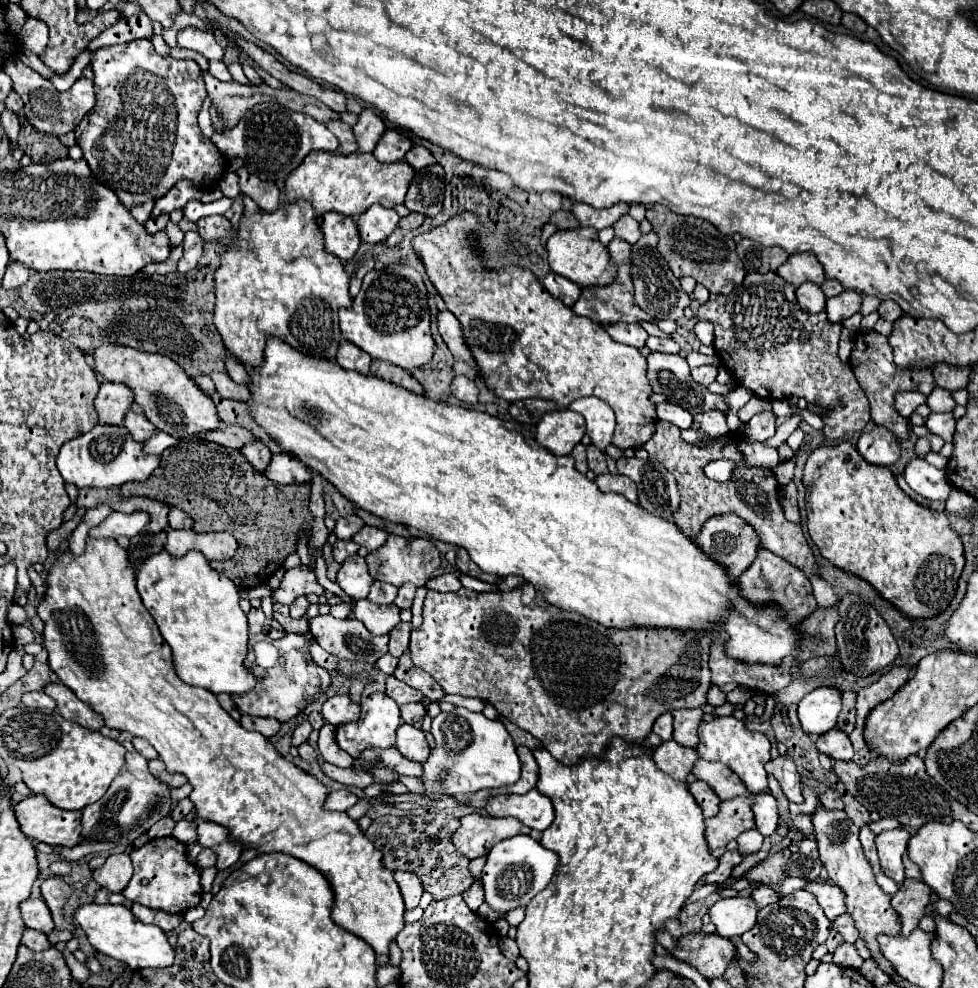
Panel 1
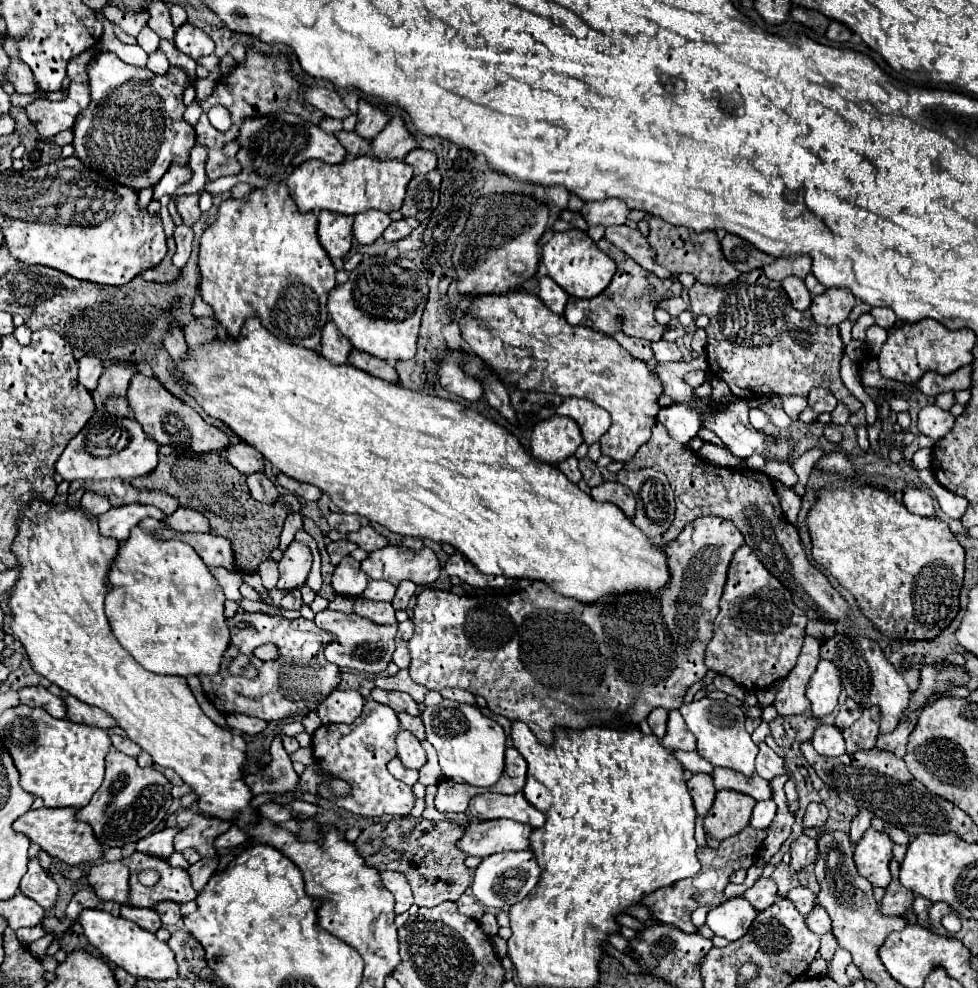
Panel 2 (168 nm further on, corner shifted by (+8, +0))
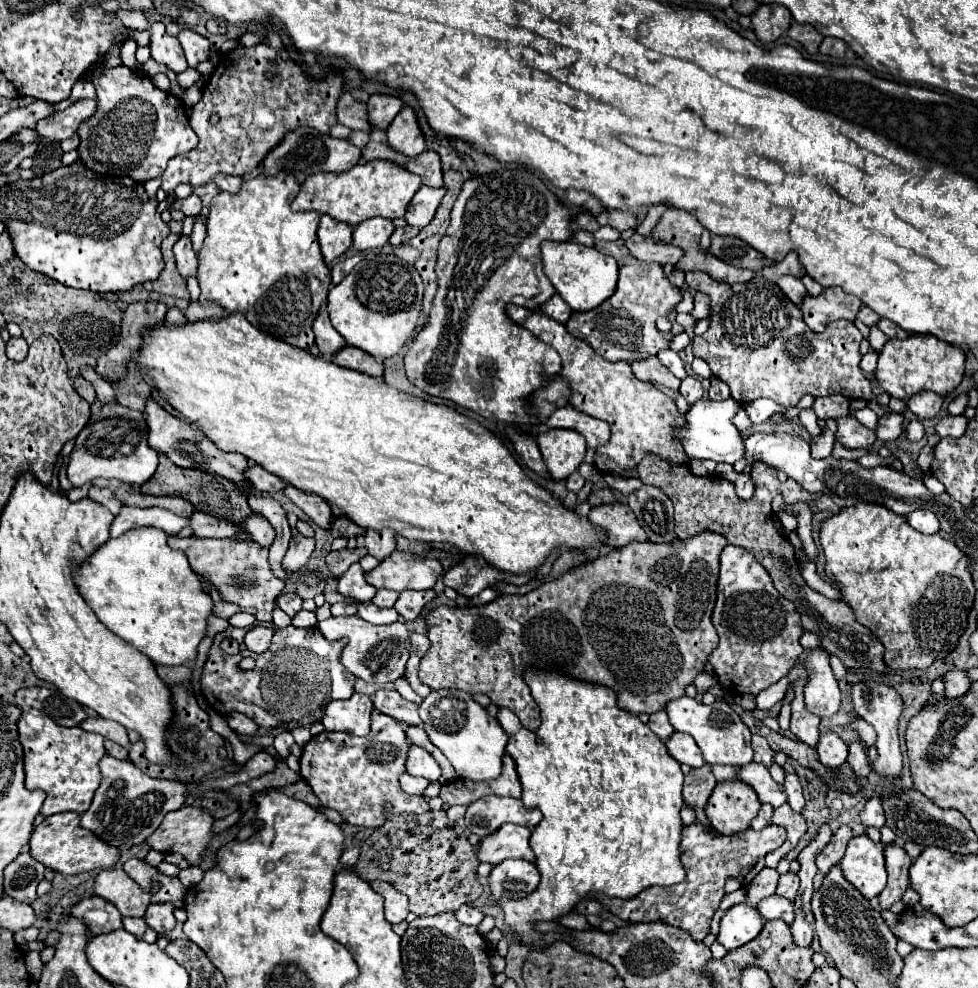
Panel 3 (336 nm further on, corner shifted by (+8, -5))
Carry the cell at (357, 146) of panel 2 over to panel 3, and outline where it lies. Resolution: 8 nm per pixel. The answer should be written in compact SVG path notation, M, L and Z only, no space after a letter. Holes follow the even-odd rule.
M374 129L370 133L370 143L362 149L362 161L372 161L372 159L388 159L398 165L406 165L408 157L404 157L398 151L392 151L392 147L386 141L386 131Z

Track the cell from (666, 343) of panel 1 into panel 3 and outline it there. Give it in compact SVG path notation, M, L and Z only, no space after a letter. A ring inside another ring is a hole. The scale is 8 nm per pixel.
M664 349L664 351L660 351L658 359L660 359L660 363L662 363L672 375L676 375L678 379L684 379L684 377L686 377L684 363L682 363L682 359L680 359L680 355L678 355L676 351L672 351L672 349Z

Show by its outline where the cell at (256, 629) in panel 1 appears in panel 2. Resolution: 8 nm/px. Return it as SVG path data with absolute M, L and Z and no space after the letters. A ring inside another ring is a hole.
M238 612L230 620L230 624L232 624L230 628L232 644L236 644L240 650L254 650L260 644L272 642L280 648L280 656L270 662L252 658L252 662L260 670L256 680L248 680L244 676L232 676L228 672L228 666L224 666L220 674L216 674L216 678L200 678L206 696L222 714L236 712L236 714L256 716L266 722L298 716L306 712L312 702L316 710L316 706L340 684L340 676L338 676L340 668L336 668L324 658L324 646L332 640L332 634L328 634L326 630L320 630L312 620L306 620L306 618L286 620L280 616ZM240 620L250 622L252 628L238 628L236 622Z

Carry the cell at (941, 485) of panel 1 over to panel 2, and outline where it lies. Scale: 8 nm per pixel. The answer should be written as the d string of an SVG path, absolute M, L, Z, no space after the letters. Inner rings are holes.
M908 484L904 488L904 500L902 502L912 514L918 514L918 516L932 516L934 514L932 496L924 488L916 488L916 486Z

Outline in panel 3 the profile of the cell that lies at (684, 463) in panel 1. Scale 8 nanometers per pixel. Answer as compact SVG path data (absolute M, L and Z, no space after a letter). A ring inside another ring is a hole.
M646 455L636 469L642 483L662 489L674 503L674 533L678 539L688 539L702 531L712 531L726 537L730 545L744 547L764 565L774 581L774 587L796 605L802 617L802 627L808 631L816 631L816 635L820 635L822 639L824 649L830 655L836 655L848 671L876 671L880 675L886 671L886 665L882 661L882 643L866 627L856 623L852 609L848 609L848 605L844 605L842 601L830 601L824 595L816 593L806 585L804 577L800 575L794 561L792 543L774 527L770 501L782 489L782 483L776 479L776 475L772 477L772 491L760 487L756 497L752 497L750 501L742 501L736 495L734 483L722 479L720 475L696 477L688 471L686 465L672 467L658 455Z

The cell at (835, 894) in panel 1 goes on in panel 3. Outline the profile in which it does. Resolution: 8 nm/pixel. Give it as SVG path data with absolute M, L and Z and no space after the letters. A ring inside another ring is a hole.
M770 895L758 903L758 913L762 913L764 919L780 919L782 917L782 921L792 923L794 903L788 903L788 899L780 899L778 895Z

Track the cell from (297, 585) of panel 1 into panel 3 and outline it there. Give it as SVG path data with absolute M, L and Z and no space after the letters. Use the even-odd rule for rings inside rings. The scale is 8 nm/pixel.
M294 535L290 539L288 553L286 553L284 561L282 561L284 563L284 569L286 571L292 571L292 573L304 569L306 567L306 561L312 555L312 551L314 551L314 539L304 537L304 535Z

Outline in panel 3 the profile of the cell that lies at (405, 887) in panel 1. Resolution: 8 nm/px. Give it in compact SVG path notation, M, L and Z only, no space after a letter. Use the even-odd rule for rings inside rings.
M372 881L370 887L384 897L384 909L386 909L386 921L388 923L400 923L408 915L408 897L400 895L390 883Z

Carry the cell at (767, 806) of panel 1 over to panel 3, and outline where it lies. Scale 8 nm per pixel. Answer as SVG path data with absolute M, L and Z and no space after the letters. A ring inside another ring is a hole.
M764 803L764 805L760 807L760 811L758 811L758 815L754 817L752 827L754 827L756 831L760 831L760 829L764 829L764 827L770 823L770 819L772 819L772 807L770 807L768 803Z

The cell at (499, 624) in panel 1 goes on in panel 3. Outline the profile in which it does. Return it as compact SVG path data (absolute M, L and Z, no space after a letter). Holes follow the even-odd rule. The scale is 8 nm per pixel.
M704 531L702 535L696 535L692 539L684 539L684 541L676 539L672 543L660 543L660 545L650 543L650 541L644 541L644 543L634 541L634 543L628 543L628 545L620 547L620 549L612 549L606 555L600 555L594 561L588 561L580 567L574 567L568 573L564 573L560 579L542 583L540 587L536 587L536 589L532 589L524 595L500 595L492 603L480 605L480 607L464 607L464 609L460 609L460 607L454 607L454 609L438 607L438 609L430 611L430 615L426 619L428 639L432 641L432 647L424 655L424 659L420 661L420 681L424 681L430 689L462 689L462 691L468 691L470 695L484 693L492 699L492 703L496 707L508 707L510 711L514 711L528 731L536 731L538 725L540 725L540 721L534 721L534 719L540 717L538 715L540 713L538 705L532 699L530 687L524 683L524 677L522 677L522 671L528 669L528 667L554 669L554 671L566 673L566 675L582 679L582 681L592 681L592 683L612 687L618 693L618 705L624 711L630 711L634 715L640 715L640 713L652 715L656 711L662 711L668 701L682 697L686 685L692 683L694 677L704 671L704 663L706 663L710 651L714 651L714 647L718 643L718 633L716 633L710 617L712 617L712 607L714 607L714 601L716 601L716 579L718 579L718 567L720 567L718 565L718 555L724 549L724 545L728 545L728 543L724 543L724 537L722 535L710 535L710 531Z

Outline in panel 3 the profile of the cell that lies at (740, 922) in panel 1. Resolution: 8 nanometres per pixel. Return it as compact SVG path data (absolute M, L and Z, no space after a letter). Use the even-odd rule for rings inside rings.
M740 903L740 905L730 907L724 913L720 921L718 941L726 949L738 949L746 945L748 941L752 941L762 931L762 927L764 927L764 921L760 913L748 903Z

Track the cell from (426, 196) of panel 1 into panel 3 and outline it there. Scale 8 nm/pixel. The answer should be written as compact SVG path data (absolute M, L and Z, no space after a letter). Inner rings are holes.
M422 185L420 191L412 197L412 201L408 205L408 211L406 211L408 225L426 227L432 221L432 217L434 217L434 213L436 213L436 209L438 209L444 195L446 195L444 187L430 189L430 187Z

